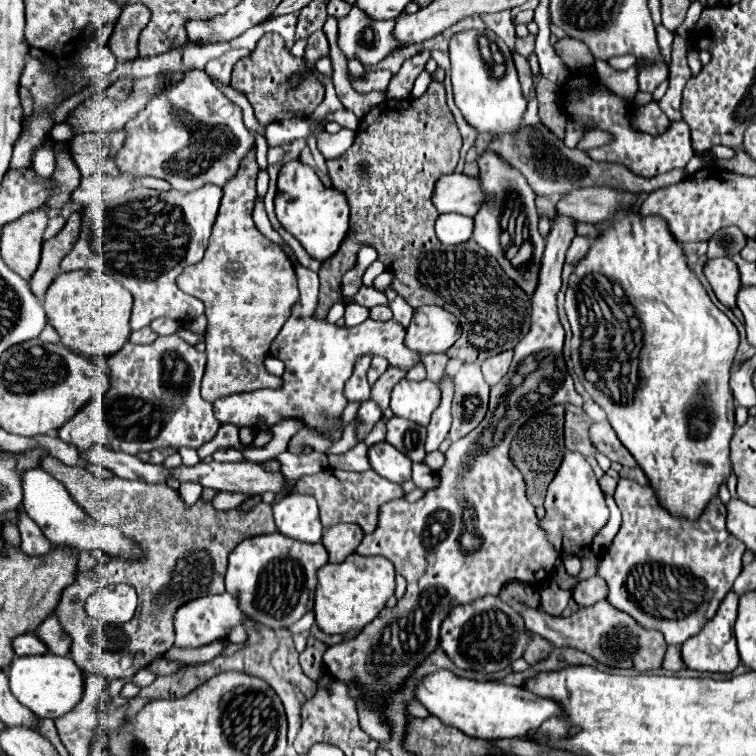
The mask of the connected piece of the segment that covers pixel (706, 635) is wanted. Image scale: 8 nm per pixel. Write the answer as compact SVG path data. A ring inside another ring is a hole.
M729 592L717 610L717 616L713 616L713 620L709 620L709 624L705 624L705 628L701 628L697 636L691 636L683 644L683 662L687 668L699 672L733 672L737 668L737 664L741 662L733 636L737 606L739 606L739 596L735 592Z

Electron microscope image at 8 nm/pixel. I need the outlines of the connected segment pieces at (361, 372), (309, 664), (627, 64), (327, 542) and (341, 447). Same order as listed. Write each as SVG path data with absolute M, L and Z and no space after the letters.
M359 356L357 358L357 364L355 364L355 370L353 370L353 376L347 380L345 384L345 396L349 402L353 400L359 400L359 402L365 402L371 394L371 386L367 382L367 370L371 366L371 358L373 356Z
M307 638L307 648L305 652L299 656L299 664L301 670L313 680L317 682L323 674L325 674L325 666L323 666L323 652L325 652L325 644L315 640L315 638Z
M632 54L617 56L609 59L608 63L616 70L626 70L636 64L636 58Z
M335 524L323 532L323 546L329 552L329 562L343 562L357 550L363 540L363 532L357 524Z
M357 418L353 422L349 422L345 432L343 432L343 438L337 444L331 444L327 448L327 454L341 454L341 452L347 452L353 444L359 444L359 440L357 440L357 424L359 424Z

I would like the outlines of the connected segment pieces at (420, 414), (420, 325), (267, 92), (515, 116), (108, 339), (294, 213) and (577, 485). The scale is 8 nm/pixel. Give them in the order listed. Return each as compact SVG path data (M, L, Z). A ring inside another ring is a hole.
M401 380L391 392L391 410L393 414L413 420L421 426L429 424L433 410L441 402L441 390L431 380Z
M421 306L413 312L405 344L415 352L447 352L461 336L457 316L441 306Z
M265 34L259 40L257 48L247 58L241 58L235 64L231 86L247 96L261 124L285 120L289 116L307 118L323 102L325 96L325 86L317 80L317 76L311 70L305 68L303 58L293 58L289 50L285 50L285 42L279 34ZM293 74L299 78L295 86L291 84Z
M467 30L467 32L461 32L451 38L449 54L451 54L453 96L455 96L455 104L461 110L465 122L481 134L515 134L515 132L519 132L523 128L523 114L527 110L527 98L523 96L521 84L517 80L517 70L513 66L509 46L501 38L497 38L491 30L485 30L485 32ZM481 36L487 36L491 42L495 42L499 52L503 54L505 70L501 76L495 76L493 70L483 60L479 46L477 46Z
M61 272L47 288L43 308L49 324L61 336L61 342L73 352L85 358L111 356L129 340L129 316L133 308L133 296L123 284L103 272Z
M301 160L283 164L277 178L275 212L283 228L301 242L309 256L317 260L327 260L333 256L349 228L349 206L345 194L337 192L335 188L325 188L315 170Z
M579 452L565 454L553 482L547 488L543 506L545 506L545 516L539 520L539 528L545 532L549 544L553 544L553 548L563 560L569 554L583 558L589 552L593 538L601 532L601 528L609 520L609 508L605 504L597 478L587 460Z

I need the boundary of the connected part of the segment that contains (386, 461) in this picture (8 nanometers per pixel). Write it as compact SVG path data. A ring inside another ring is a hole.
M379 442L369 446L369 462L371 468L387 480L401 484L411 478L411 460L405 458L389 442Z

